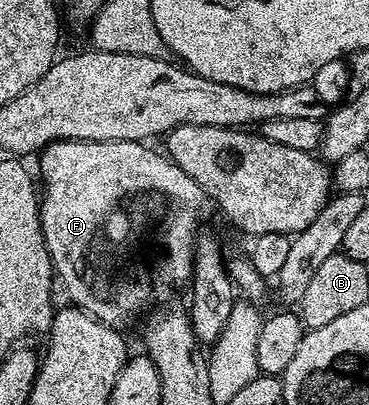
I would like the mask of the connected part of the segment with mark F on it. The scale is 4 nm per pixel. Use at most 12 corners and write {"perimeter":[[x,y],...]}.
{"perimeter":[[160,150],[40,152],[70,304],[124,332],[193,277],[207,196]]}

